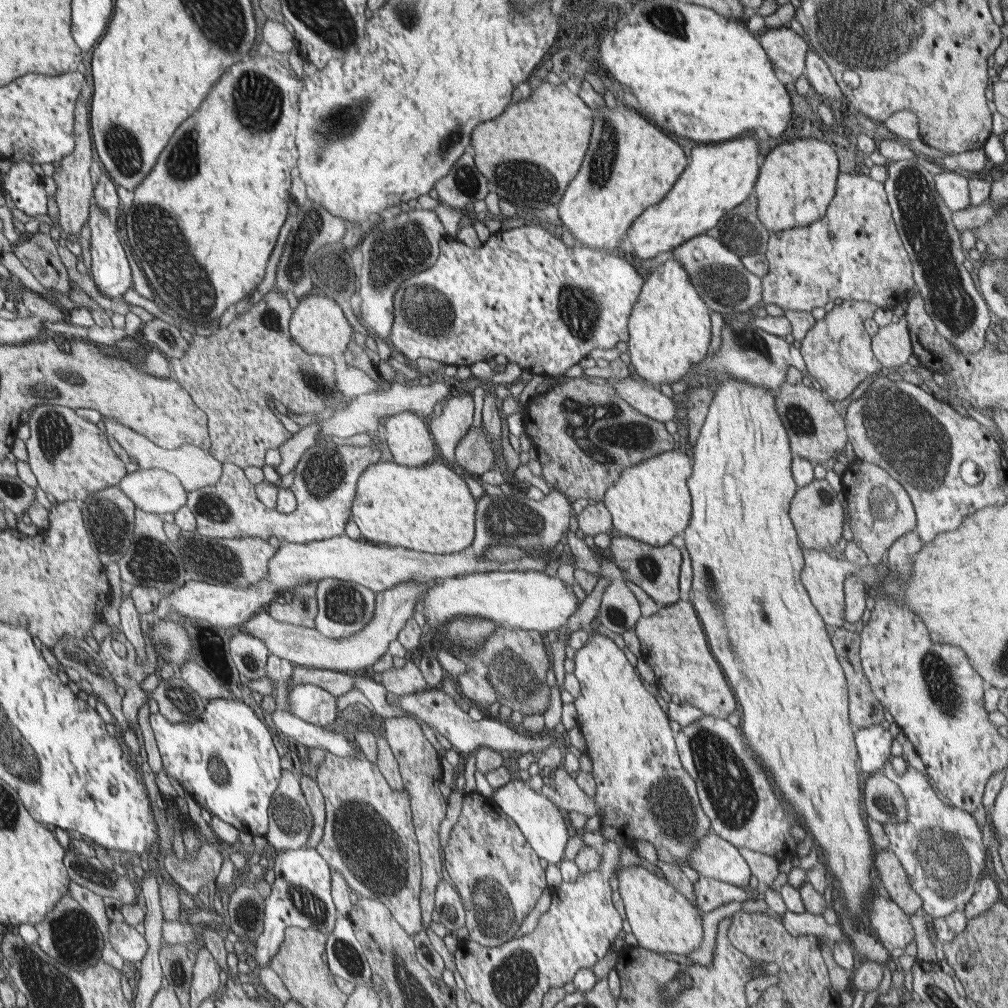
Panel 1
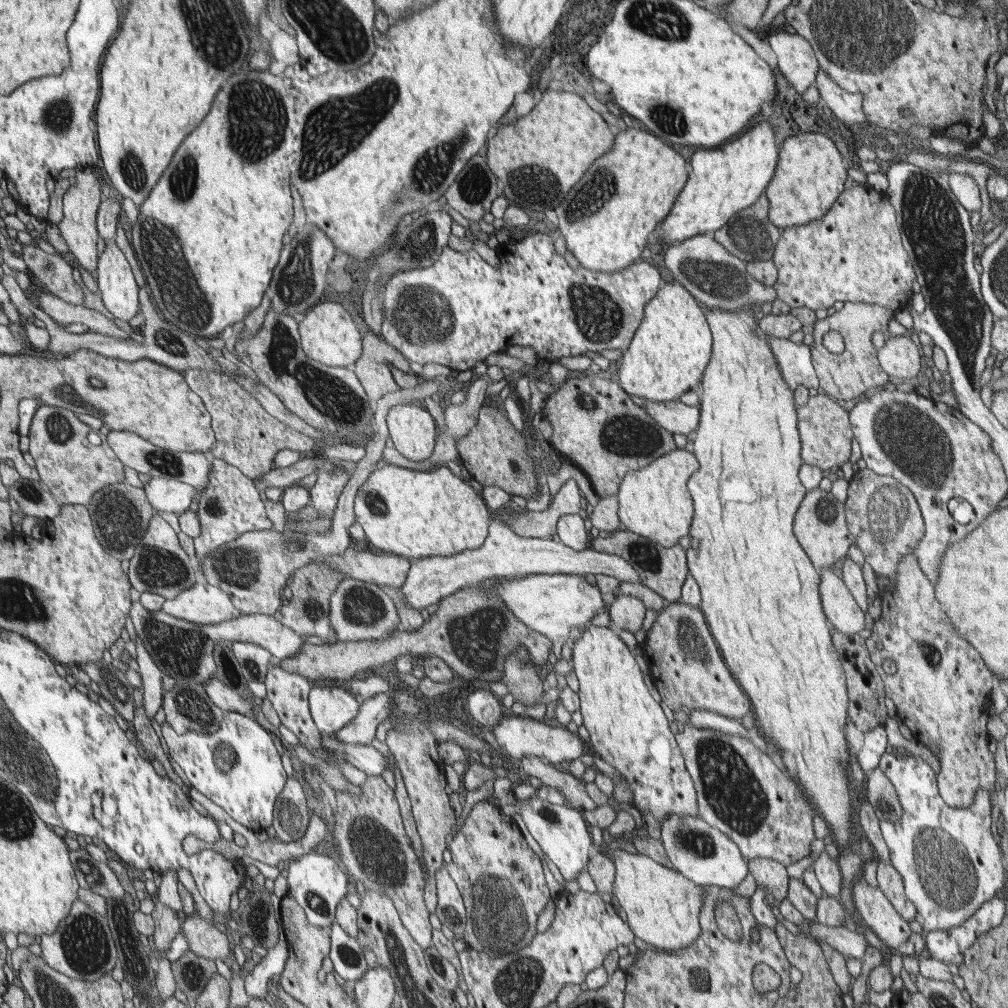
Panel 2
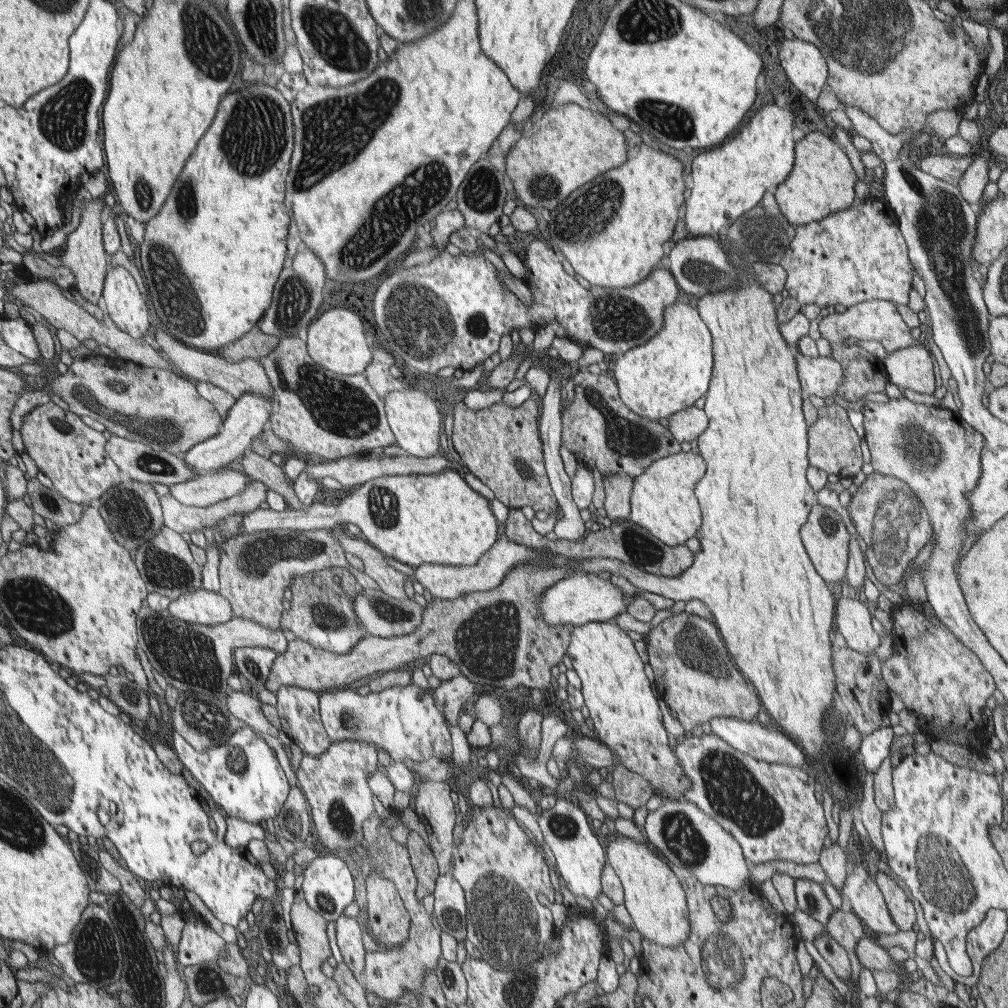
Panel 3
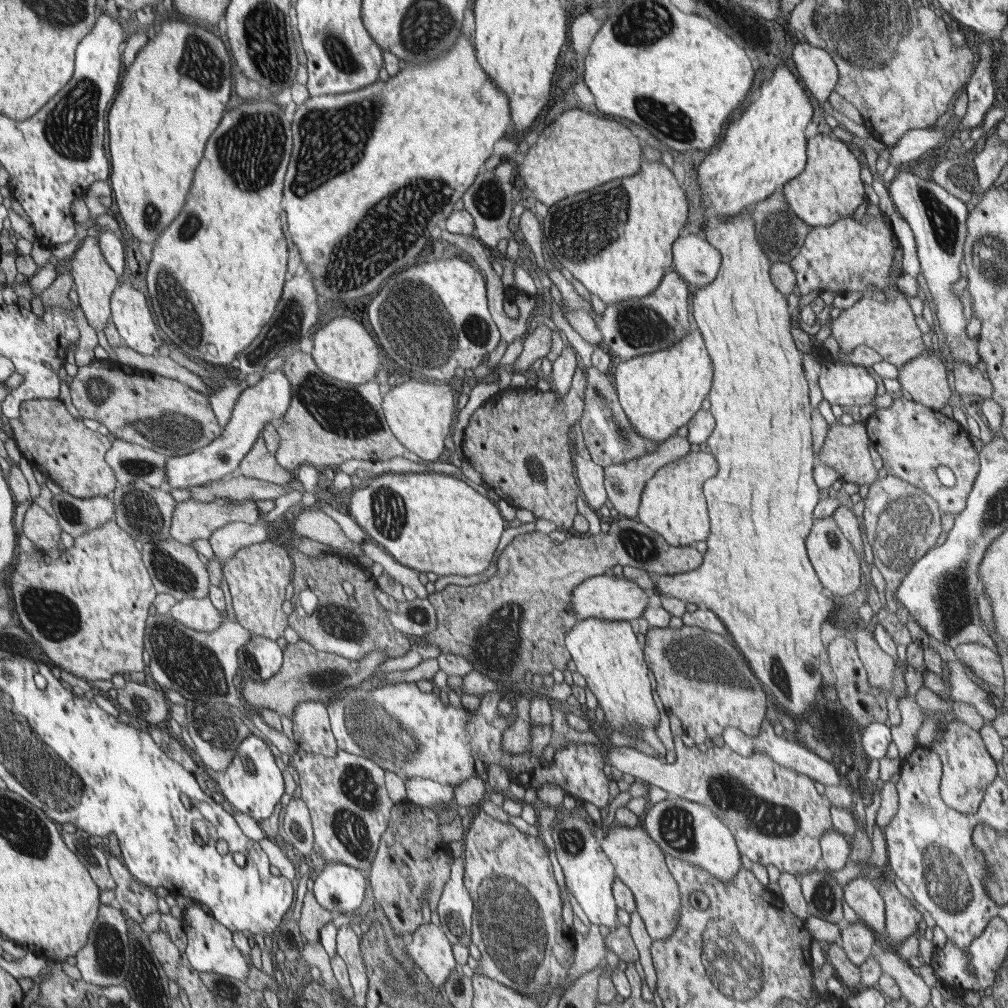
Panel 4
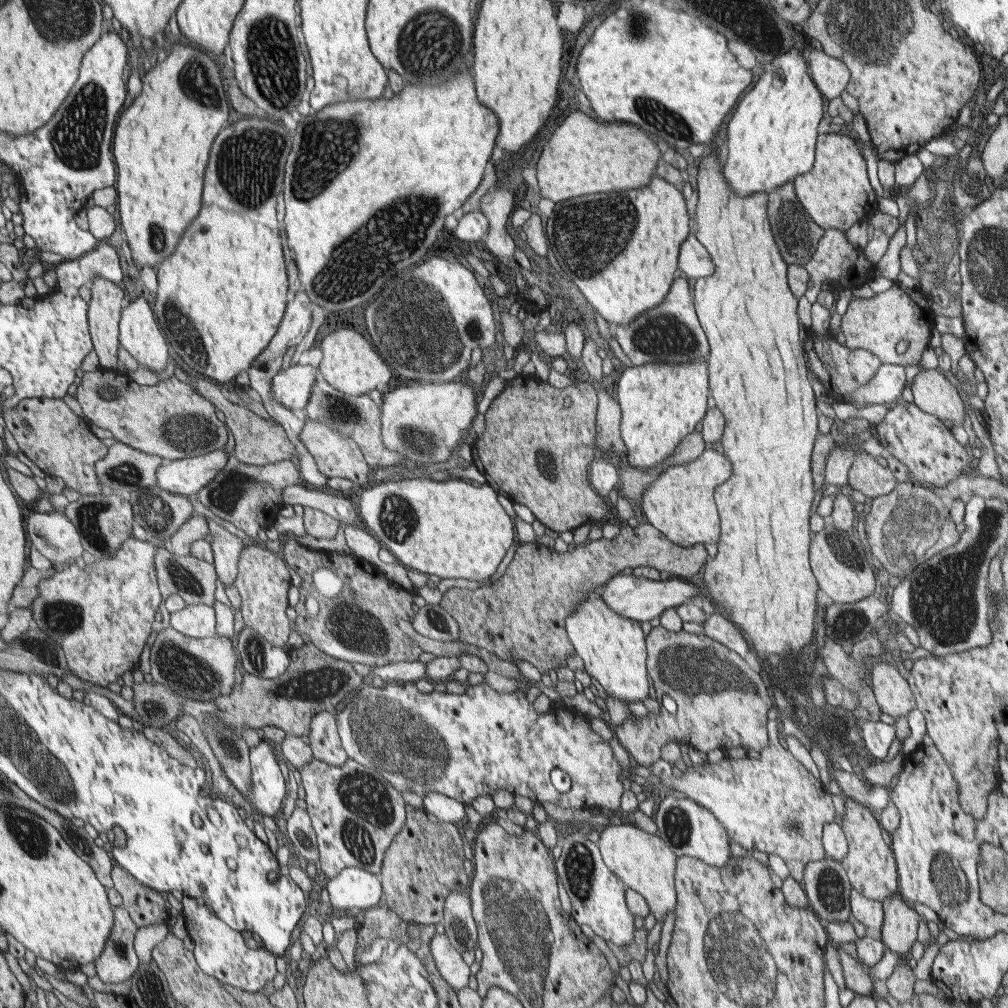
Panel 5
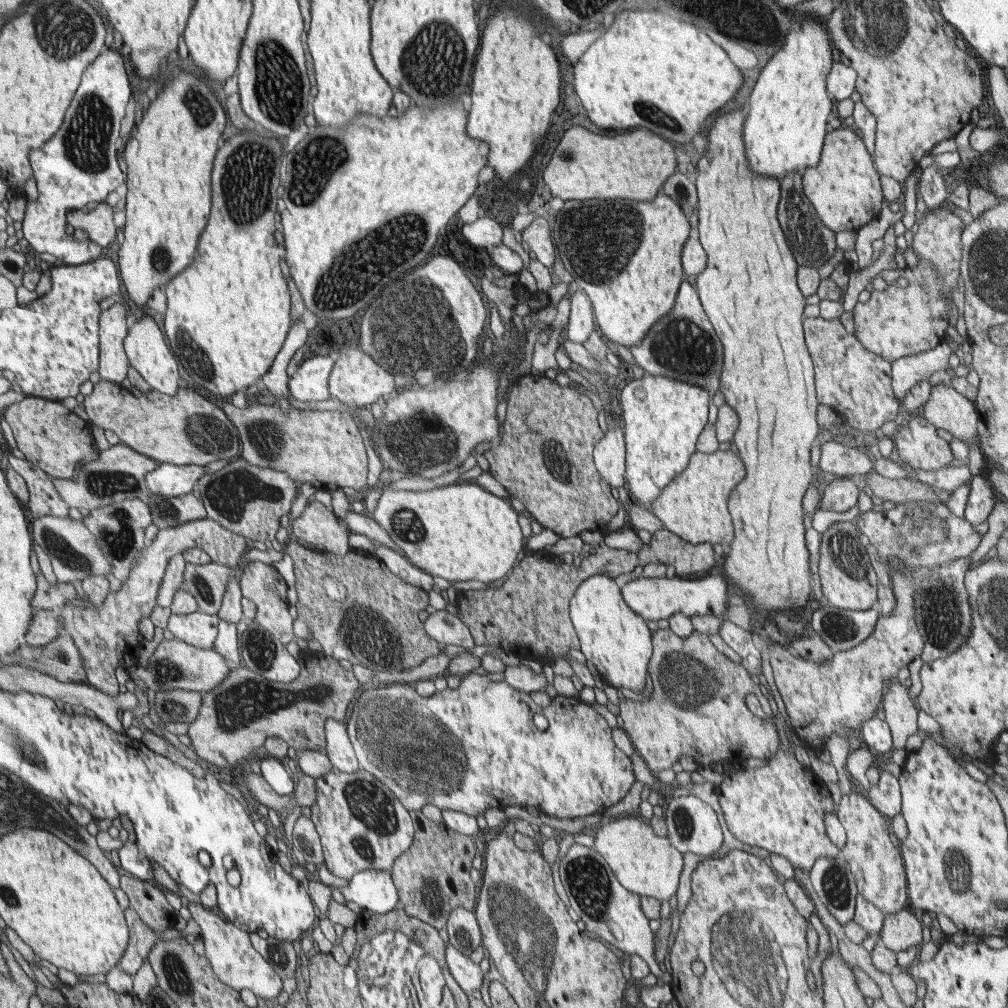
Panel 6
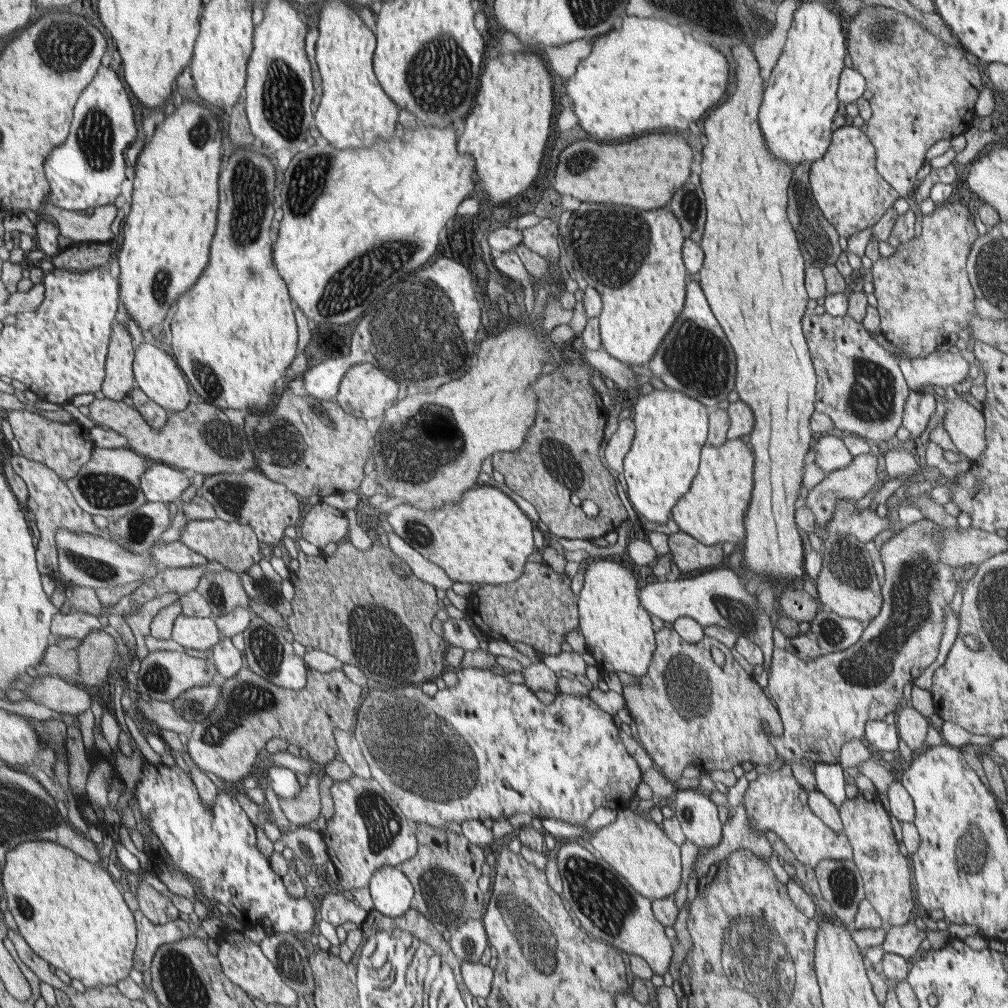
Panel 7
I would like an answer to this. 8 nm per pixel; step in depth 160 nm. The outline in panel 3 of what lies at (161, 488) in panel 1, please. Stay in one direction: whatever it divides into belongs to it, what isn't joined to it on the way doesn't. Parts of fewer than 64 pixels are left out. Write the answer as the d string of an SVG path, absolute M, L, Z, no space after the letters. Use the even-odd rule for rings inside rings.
M221 470L180 484L169 486L170 496L180 504L194 507L210 507L222 500L240 495L253 479L244 472Z

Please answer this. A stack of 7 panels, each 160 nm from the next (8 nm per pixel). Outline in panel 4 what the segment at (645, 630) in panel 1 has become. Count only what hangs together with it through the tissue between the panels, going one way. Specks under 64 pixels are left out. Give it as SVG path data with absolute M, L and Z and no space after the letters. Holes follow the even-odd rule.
M683 625L681 628L649 627L645 638L646 658L649 667L654 671L662 704L667 713L682 721L685 734L693 738L696 745L703 747L706 737L720 742L727 726L739 728L748 736L761 734L761 726L766 716L766 692L758 676L750 670L750 664L734 666L736 648L732 639L689 625Z

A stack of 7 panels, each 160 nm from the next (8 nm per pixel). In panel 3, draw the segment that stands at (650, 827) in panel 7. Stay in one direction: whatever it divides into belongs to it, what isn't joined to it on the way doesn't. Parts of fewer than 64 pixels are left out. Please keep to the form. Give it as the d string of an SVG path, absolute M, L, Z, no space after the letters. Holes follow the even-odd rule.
M612 834L607 838L606 852L609 855L610 866L621 880L624 905L632 918L633 929L639 932L642 939L648 938L666 948L680 946L688 940L691 926L688 897L667 860L647 844L620 834Z

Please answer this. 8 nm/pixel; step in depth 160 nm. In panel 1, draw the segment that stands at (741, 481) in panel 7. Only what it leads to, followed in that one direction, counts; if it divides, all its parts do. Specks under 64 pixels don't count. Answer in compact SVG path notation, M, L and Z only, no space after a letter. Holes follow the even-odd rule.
M676 451L666 452L626 470L601 502L612 516L612 533L661 547L684 532L690 522L691 493L686 486L690 474L693 474L692 460L687 453Z

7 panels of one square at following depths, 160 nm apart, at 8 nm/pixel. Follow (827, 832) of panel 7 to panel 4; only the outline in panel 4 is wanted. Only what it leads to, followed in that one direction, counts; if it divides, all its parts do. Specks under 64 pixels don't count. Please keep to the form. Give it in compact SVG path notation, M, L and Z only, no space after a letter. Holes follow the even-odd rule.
M674 737L673 740L676 740L675 752L678 756L676 755L676 760L672 764L662 763L657 757L648 756L632 747L607 749L609 752L607 761L611 767L615 766L623 773L631 774L636 779L654 784L670 795L704 804L713 809L732 830L741 854L754 862L765 867L768 864L773 864L781 872L798 874L799 877L821 865L821 844L819 840L827 830L833 828L832 804L816 791L813 778L799 773L796 769L778 764L777 761L766 754L752 754L743 757L734 752L732 746L721 741L717 741L712 748L707 748L698 745L686 747L680 742L680 737Z

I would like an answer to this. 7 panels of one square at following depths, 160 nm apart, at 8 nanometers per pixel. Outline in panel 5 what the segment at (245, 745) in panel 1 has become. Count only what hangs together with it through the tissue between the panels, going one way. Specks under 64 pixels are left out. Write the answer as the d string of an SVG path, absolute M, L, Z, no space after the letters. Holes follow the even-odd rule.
M262 740L259 745L249 749L249 759L251 760L251 769L253 774L253 784L246 792L245 797L253 808L258 812L258 816L280 814L282 802L286 798L286 780L278 768L278 760L272 754L272 747L266 741Z

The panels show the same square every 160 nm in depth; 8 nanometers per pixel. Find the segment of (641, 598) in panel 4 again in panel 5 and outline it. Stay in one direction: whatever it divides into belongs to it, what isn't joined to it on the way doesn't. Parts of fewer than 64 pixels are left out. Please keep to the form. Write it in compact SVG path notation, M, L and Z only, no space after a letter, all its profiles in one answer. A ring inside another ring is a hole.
M622 573L612 577L604 586L606 589L601 597L614 612L642 622L658 618L668 608L675 608L675 606L691 602L692 598L700 594L701 591L701 588L698 588L696 584L691 583L688 579L672 577L667 581L656 581L633 575L624 576Z

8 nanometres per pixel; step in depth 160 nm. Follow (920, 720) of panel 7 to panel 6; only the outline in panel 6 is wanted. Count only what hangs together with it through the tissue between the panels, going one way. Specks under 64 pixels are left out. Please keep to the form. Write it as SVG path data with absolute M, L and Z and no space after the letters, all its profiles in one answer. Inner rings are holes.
M899 681L890 682L883 693L883 701L881 702L882 709L885 713L885 722L889 724L891 728L893 738L893 748L889 750L889 754L892 754L894 748L905 748L906 740L908 736L915 737L918 732L918 710L914 705L914 701L910 699L910 694L905 685L901 685Z

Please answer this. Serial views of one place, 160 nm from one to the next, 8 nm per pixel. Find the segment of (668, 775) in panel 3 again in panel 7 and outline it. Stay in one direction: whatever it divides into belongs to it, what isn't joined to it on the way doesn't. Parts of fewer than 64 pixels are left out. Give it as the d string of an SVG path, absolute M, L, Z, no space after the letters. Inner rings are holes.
M607 558L590 560L577 608L579 629L584 635L587 652L594 656L597 667L608 672L627 672L643 677L649 670L657 644L654 644L648 611L638 602L638 582L634 574L626 566Z

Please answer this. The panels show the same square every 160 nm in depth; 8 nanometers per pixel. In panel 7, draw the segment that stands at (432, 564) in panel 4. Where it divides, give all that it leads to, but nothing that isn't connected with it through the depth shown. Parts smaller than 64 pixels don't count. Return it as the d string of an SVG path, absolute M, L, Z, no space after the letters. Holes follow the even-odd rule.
M489 484L466 491L460 504L438 512L400 504L385 516L402 540L440 566L454 583L479 583L484 587L514 583L525 572L524 564L534 552L532 520L512 498Z

